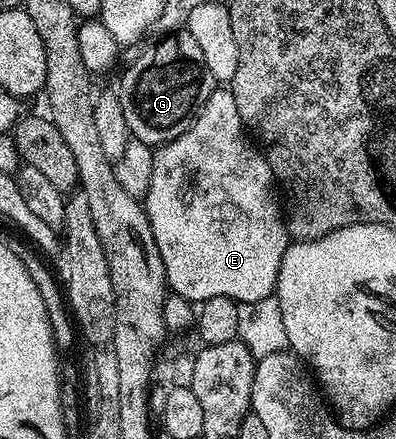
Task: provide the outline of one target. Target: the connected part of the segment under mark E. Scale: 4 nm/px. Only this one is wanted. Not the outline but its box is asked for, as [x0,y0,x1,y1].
[144,87,290,304]

